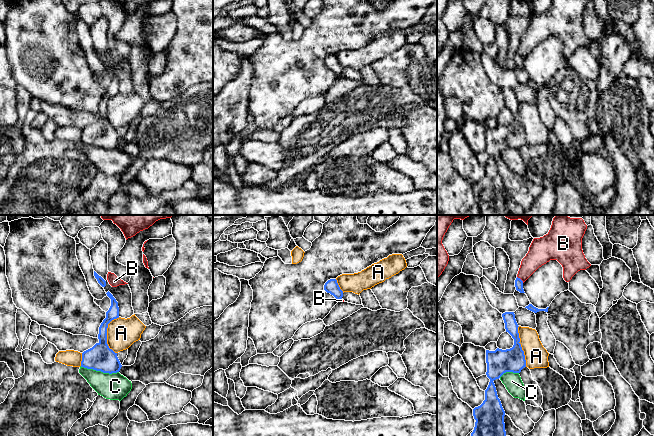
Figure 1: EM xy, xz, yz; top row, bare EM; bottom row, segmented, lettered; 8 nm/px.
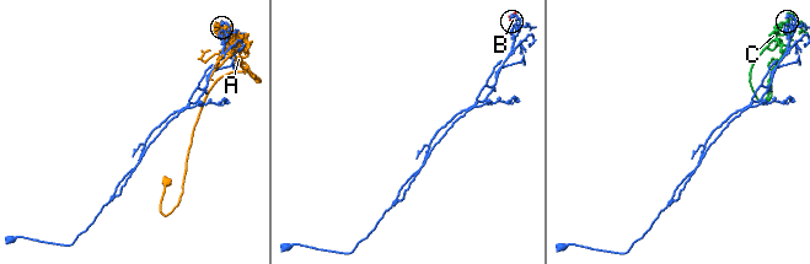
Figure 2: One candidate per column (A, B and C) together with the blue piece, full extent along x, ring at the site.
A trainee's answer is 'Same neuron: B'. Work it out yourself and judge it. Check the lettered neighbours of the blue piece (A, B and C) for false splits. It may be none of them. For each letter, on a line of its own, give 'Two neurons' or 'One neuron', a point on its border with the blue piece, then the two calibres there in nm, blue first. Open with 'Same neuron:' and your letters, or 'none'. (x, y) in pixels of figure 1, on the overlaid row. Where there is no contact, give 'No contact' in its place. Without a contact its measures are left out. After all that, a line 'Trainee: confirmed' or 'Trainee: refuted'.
Same neuron: none
A: Two neurons. Touches blue at xy (106, 334). Thickness 220 nm (blue) against 240 nm
B: Two neurons. Touches blue at yz (520, 279). Thickness 60 nm (blue) against 170 nm
C: Two neurons. Touches blue at xy (99, 370). Thickness 220 nm (blue) against 220 nm
Trainee: refuted

